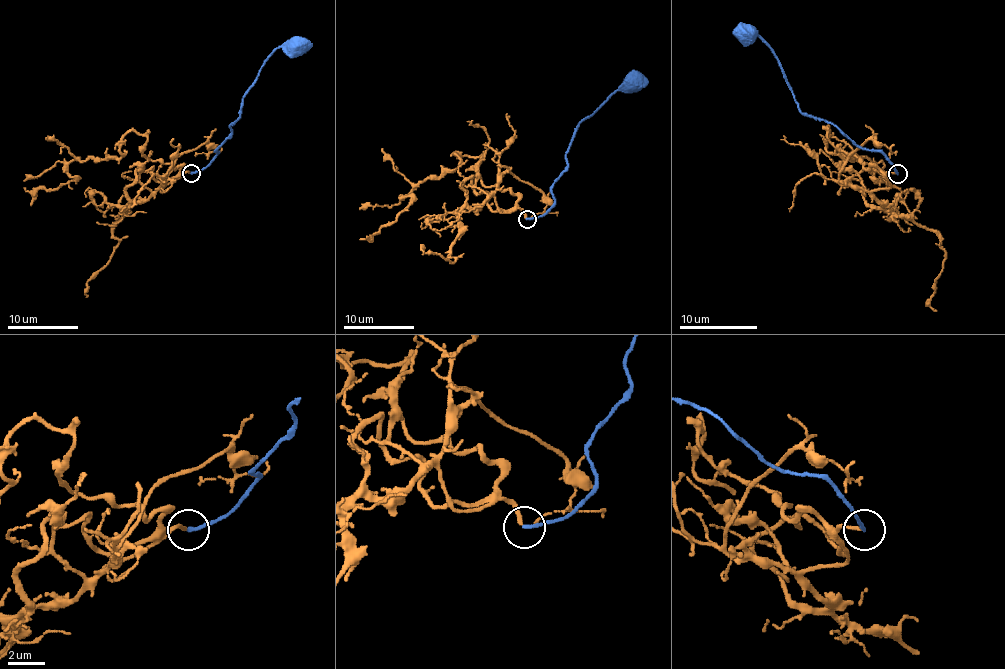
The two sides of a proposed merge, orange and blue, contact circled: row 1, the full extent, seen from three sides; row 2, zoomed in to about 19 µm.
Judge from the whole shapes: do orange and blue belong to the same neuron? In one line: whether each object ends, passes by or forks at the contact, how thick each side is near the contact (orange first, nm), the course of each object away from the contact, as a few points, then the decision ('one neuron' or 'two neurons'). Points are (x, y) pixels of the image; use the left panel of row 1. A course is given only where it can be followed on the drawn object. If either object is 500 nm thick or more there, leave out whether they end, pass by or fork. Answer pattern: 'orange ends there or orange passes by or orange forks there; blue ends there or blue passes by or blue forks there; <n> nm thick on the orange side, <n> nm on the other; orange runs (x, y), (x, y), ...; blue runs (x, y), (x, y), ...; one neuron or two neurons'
orange ends there; blue ends there; 180 nm thick on the orange side, 170 nm on the other; orange runs (190, 172), (149, 160), (147, 141), (130, 130), (123, 155), (72, 160), (75, 178), (40, 188), (31, 206); blue runs (191, 172), (202, 170), (232, 132), (230, 126), (239, 118), (242, 98), (264, 61), (278, 47), (311, 44); one neuron

